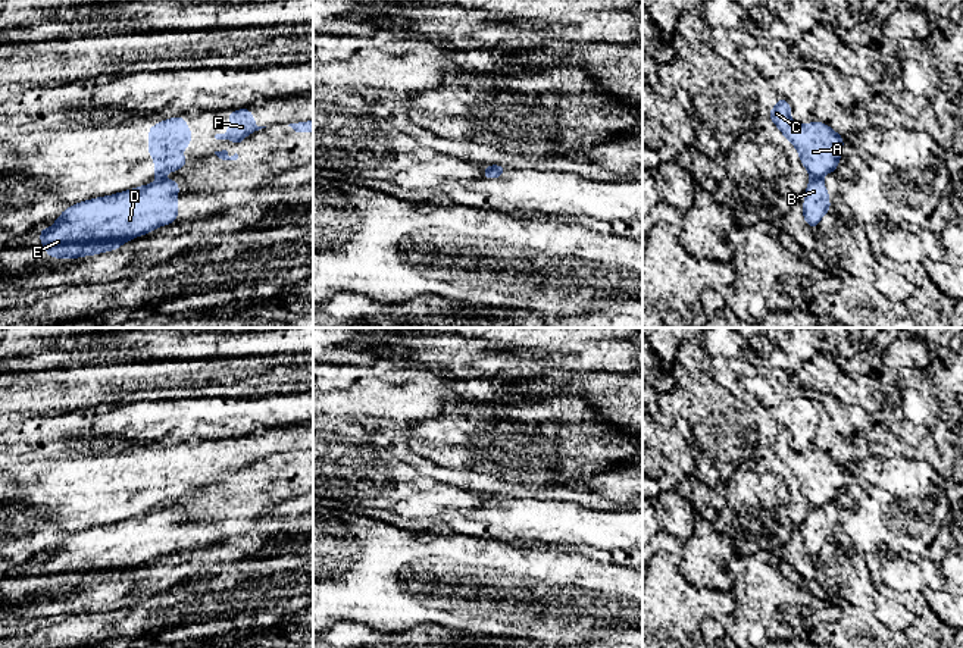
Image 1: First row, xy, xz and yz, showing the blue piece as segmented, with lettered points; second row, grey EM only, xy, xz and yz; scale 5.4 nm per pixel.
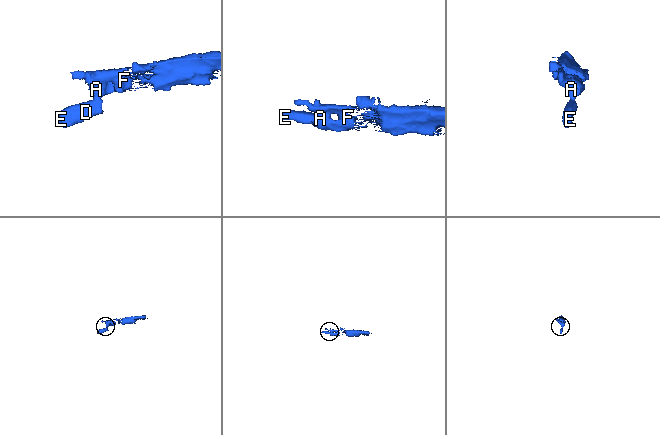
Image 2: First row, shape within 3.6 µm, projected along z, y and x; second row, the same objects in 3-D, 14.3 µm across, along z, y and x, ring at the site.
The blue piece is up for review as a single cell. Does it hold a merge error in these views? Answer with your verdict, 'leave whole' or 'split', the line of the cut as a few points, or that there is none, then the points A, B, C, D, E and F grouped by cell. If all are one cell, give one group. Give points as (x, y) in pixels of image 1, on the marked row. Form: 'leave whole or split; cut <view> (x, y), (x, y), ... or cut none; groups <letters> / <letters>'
split; cut yz (810, 178), (819, 180); groups A C F / B D E

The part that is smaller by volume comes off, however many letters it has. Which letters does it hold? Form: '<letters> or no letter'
B, D, E

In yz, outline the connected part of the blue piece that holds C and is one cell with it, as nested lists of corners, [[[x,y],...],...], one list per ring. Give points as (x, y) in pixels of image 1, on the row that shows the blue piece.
[[[784,97],[778,98],[778,103],[767,110],[767,115],[797,150],[810,179],[820,179],[837,170],[844,148],[844,138],[837,131],[819,120],[806,125],[794,122],[791,104]]]

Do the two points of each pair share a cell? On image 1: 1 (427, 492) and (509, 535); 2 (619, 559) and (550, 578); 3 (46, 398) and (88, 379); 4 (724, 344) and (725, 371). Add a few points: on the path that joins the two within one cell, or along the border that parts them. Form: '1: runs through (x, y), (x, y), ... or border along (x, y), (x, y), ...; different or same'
1: border along (477, 506), (474, 509); different
2: border along (610, 560), (627, 567); different
3: runs through (56, 391), (78, 388); same
4: runs through (724, 350), (725, 365); same

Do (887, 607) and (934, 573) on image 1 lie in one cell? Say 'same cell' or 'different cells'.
different cells

